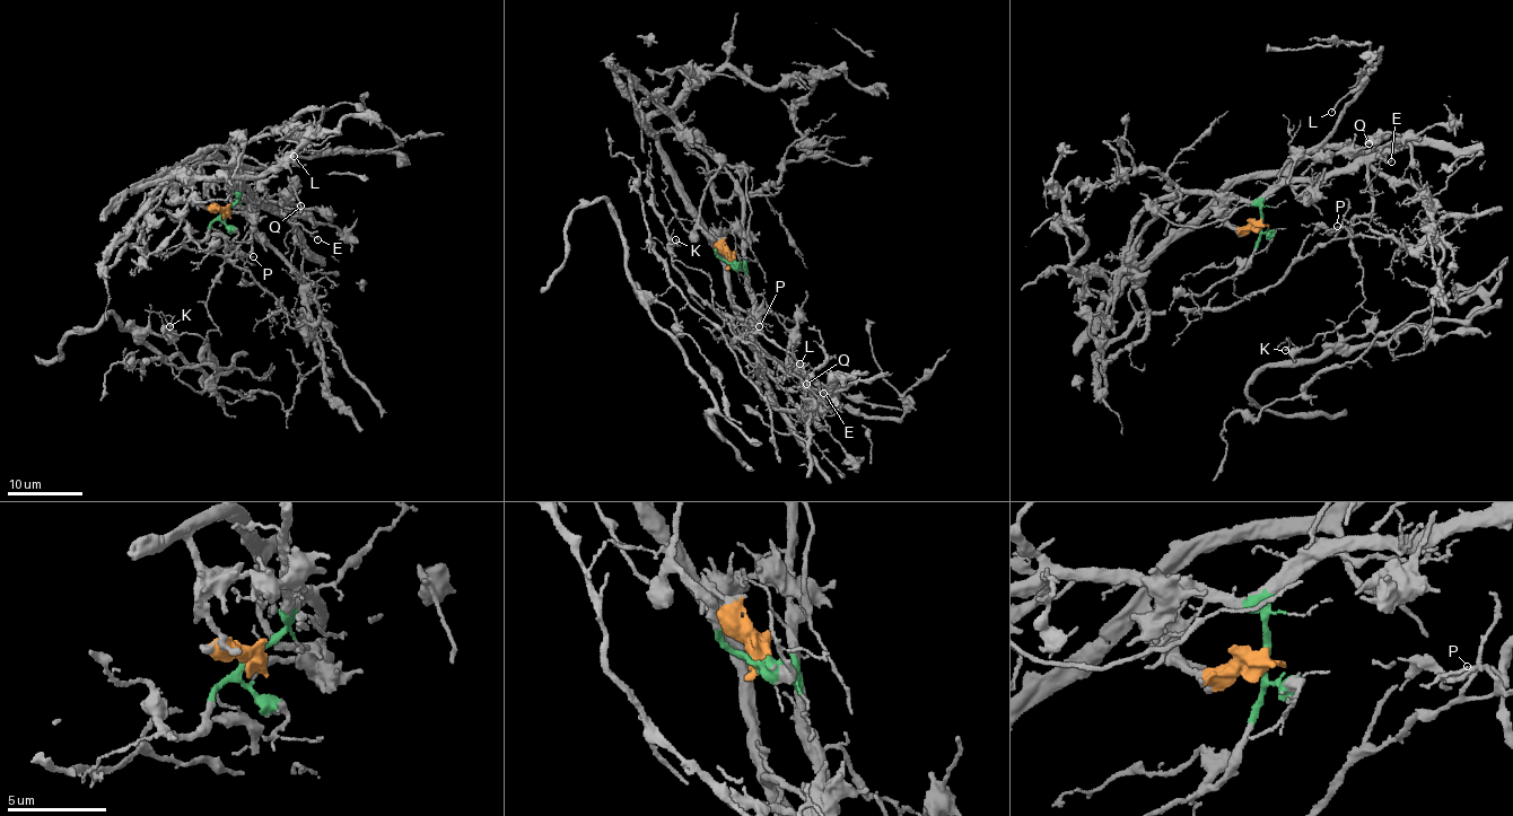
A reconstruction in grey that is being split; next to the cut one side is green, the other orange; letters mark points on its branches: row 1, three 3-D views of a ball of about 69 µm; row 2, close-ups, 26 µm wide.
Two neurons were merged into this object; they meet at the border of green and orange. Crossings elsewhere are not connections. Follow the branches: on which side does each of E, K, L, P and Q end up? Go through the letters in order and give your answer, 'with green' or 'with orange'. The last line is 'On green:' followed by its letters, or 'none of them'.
E: with green
K: with green
L: with orange
P: with green
Q: with orange
On green: E, K, P

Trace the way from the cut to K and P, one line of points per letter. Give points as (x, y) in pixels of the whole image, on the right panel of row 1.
K: (1260, 224), (1285, 183), (1366, 167), (1370, 213), (1350, 224), (1364, 300), (1285, 351)
P: (1260, 224), (1262, 203), (1285, 183), (1364, 165), (1370, 213), (1349, 233), (1327, 230), (1338, 226)

